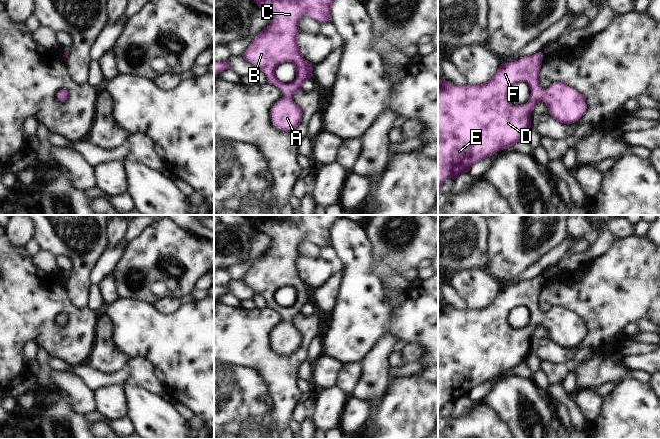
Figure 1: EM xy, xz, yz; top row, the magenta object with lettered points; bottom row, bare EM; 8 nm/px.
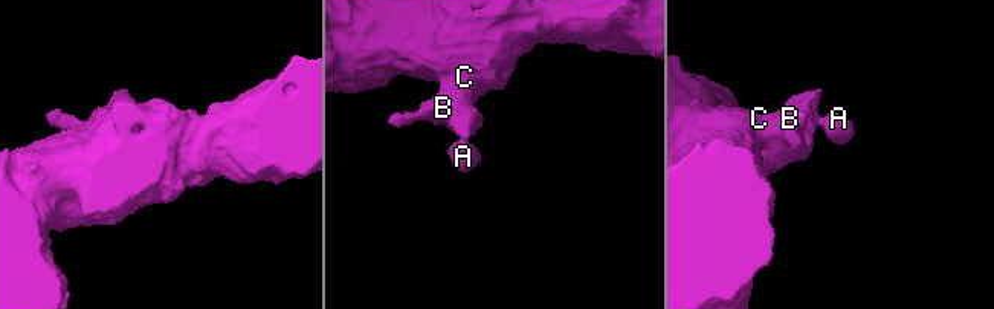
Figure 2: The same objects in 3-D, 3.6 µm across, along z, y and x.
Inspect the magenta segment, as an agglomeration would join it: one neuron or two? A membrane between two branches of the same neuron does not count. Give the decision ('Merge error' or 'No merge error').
No merge error

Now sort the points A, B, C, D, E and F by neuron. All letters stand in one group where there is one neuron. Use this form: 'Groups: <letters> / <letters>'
Groups: A B C D E F

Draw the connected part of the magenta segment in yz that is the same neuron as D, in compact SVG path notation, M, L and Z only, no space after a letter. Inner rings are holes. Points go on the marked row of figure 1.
M539 52L516 62L503 62L491 80L480 85L455 86L438 78L438 192L447 179L455 180L460 174L469 172L476 162L493 156L499 150L512 147L526 137L531 129L531 113L539 101L542 100L548 107L551 117L562 124L572 124L585 115L587 109L585 97L576 90L562 82L554 82L546 90L540 87L539 72L542 57L543 52ZM516 82L526 82L531 90L528 102L523 105L514 105L508 99L509 89Z

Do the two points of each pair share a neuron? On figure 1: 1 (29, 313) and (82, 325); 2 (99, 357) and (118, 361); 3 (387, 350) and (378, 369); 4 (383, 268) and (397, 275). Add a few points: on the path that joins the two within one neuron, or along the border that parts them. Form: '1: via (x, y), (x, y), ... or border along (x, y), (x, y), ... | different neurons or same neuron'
1: via (42, 326), (47, 331), (69, 331) | same neuron
2: via (104, 358), (113, 359) | same neuron
3: via (382, 355), (378, 360), (378, 364) | same neuron
4: border along (405, 270), (390, 263), (389, 270), (381, 278) | different neurons

